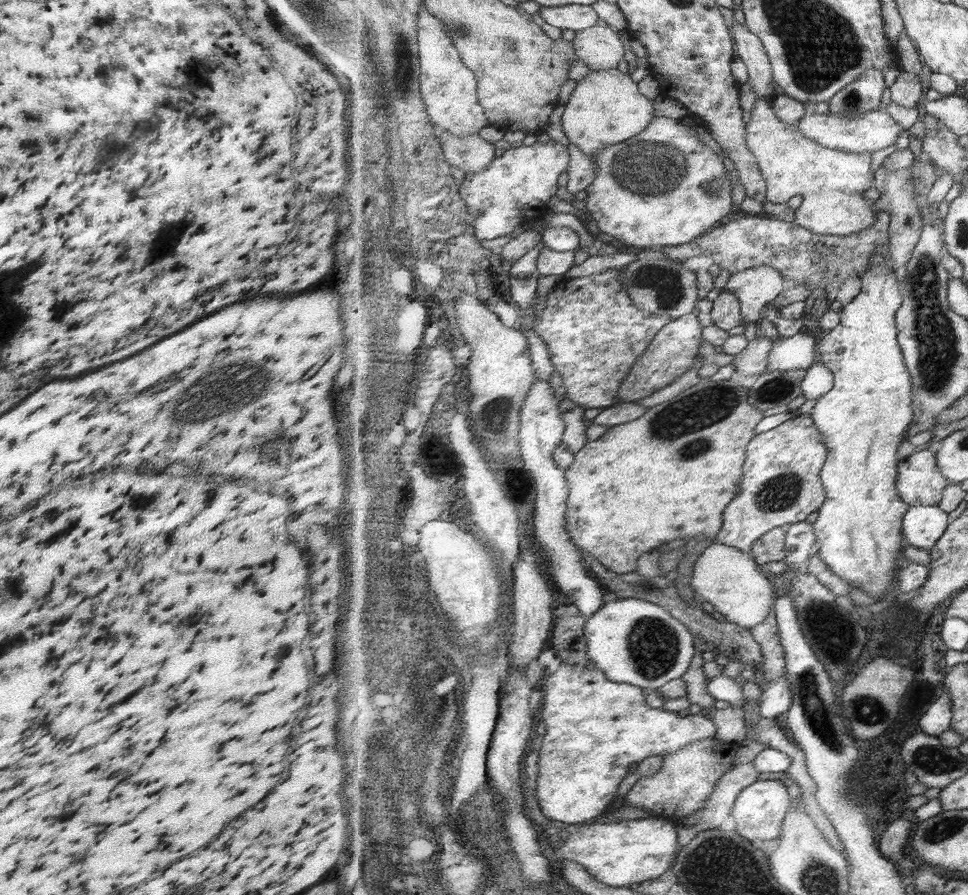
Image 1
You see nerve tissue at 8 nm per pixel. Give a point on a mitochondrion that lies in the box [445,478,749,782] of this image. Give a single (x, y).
(654, 646)

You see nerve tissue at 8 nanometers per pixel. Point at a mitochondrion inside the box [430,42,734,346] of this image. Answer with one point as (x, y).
(650, 171)

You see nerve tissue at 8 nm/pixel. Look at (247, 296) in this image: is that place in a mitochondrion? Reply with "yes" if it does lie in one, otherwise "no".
no

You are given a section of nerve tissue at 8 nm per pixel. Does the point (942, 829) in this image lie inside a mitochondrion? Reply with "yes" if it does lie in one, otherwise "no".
yes

